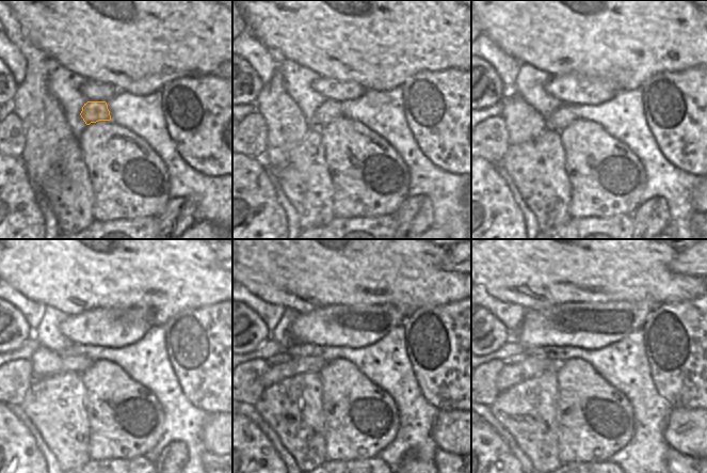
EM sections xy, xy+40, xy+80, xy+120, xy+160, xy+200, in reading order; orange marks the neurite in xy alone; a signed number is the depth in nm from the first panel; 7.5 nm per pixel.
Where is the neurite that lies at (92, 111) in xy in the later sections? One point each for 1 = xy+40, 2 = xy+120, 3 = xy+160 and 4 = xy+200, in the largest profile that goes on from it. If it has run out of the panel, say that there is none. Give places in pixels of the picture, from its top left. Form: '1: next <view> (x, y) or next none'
1: next xy+40 (330, 111)
2: next xy+120 (78, 364)
3: next xy+160 (276, 373)
4: next xy+200 (518, 371)

